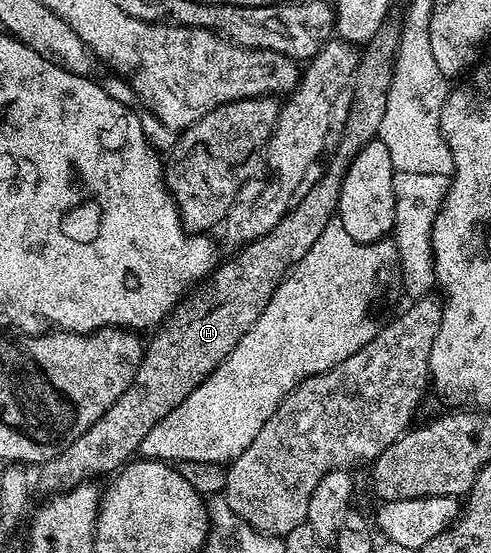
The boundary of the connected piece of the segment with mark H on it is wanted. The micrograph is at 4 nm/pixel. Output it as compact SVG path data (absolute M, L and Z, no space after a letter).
M388 21L373 33L373 37L362 48L359 64L353 80L353 105L349 105L349 118L345 120L345 129L330 152L331 160L323 171L323 176L298 196L297 202L287 216L269 233L259 239L240 246L232 259L218 264L210 276L187 292L179 304L171 310L171 314L163 320L155 335L146 344L143 359L139 363L137 373L131 384L73 441L61 454L42 464L39 483L47 493L67 491L84 480L91 481L94 475L114 473L138 452L141 441L145 439L149 429L161 421L229 353L233 353L233 345L245 337L249 325L261 317L265 305L273 297L273 293L281 285L284 275L295 266L309 249L313 249L313 241L325 233L327 224L336 218L341 193L341 181L357 153L371 139L378 139L381 120L385 117L385 105L389 102L389 85L393 85L393 69L397 49L401 41L403 28L398 22Z

